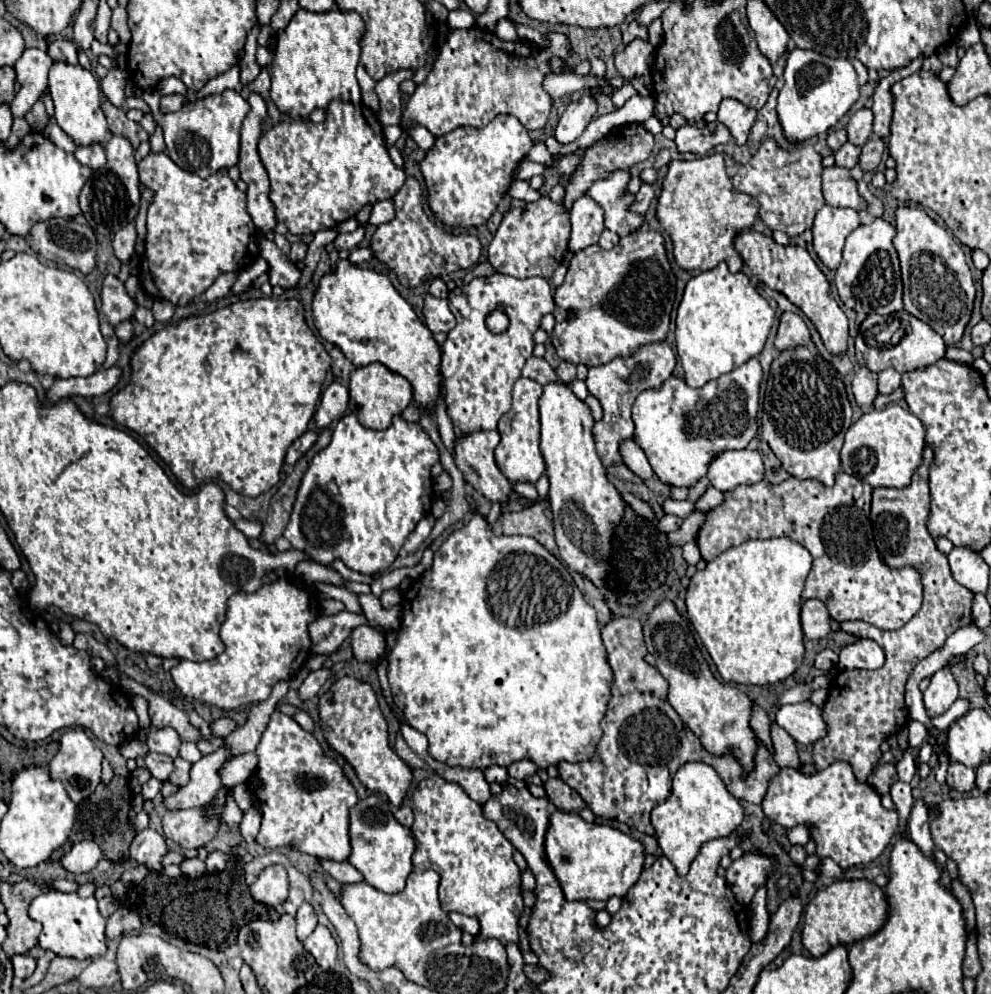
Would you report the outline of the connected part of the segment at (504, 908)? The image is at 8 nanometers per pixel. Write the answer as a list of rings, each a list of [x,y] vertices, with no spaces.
[[[436,774],[412,790],[412,802],[412,832],[420,842],[412,862],[418,870],[436,870],[440,874],[442,908],[476,916],[480,920],[480,936],[498,938],[502,944],[518,942],[518,920],[524,904],[520,896],[520,868],[512,860],[514,846],[482,814],[480,804],[458,784],[446,782]]]

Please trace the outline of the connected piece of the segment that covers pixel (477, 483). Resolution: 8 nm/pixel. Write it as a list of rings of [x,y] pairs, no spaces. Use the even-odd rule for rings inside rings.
[[[474,430],[470,434],[456,436],[454,442],[454,462],[458,470],[464,474],[464,480],[478,490],[482,496],[486,496],[492,502],[508,502],[510,498],[510,482],[508,478],[498,470],[494,462],[494,448],[500,444],[500,432],[498,430]]]

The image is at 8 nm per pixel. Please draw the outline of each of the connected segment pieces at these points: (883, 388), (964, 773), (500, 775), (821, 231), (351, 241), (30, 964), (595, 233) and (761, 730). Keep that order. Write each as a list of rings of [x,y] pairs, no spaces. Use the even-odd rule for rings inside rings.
[[[888,368],[878,374],[878,390],[880,394],[892,394],[894,390],[900,388],[900,372],[894,368]]]
[[[950,762],[948,764],[948,776],[946,776],[946,782],[950,788],[954,790],[960,790],[960,792],[970,792],[974,788],[974,768],[970,766],[964,766],[960,762]]]
[[[492,764],[492,766],[484,768],[482,772],[484,772],[484,778],[486,778],[490,784],[492,784],[492,782],[496,782],[496,784],[500,784],[500,786],[506,786],[506,784],[510,784],[508,770],[506,770],[506,768],[502,768],[502,766],[496,766],[496,764]]]
[[[822,206],[814,220],[814,252],[824,266],[836,270],[842,260],[844,240],[860,226],[860,216],[852,208]]]
[[[358,226],[358,228],[349,234],[339,233],[334,240],[335,248],[338,251],[352,250],[362,241],[365,235],[366,226]]]
[[[28,954],[12,956],[12,964],[14,964],[14,976],[28,978],[28,976],[32,976],[32,972],[36,968],[36,958],[28,956]]]
[[[582,196],[572,204],[570,222],[572,222],[572,234],[568,248],[572,252],[598,244],[598,238],[604,230],[604,220],[602,220],[602,208],[592,198]]]
[[[758,704],[752,706],[750,728],[754,730],[754,734],[756,734],[756,736],[768,746],[768,750],[772,752],[772,742],[770,742],[770,718],[768,718],[766,710],[762,710]]]

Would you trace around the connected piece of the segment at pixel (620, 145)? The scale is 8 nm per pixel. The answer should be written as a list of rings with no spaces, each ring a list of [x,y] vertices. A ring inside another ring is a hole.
[[[626,124],[626,126],[620,126],[620,130],[614,130],[610,132],[608,136],[604,136],[602,140],[598,140],[596,146],[588,148],[586,156],[584,156],[584,164],[582,168],[576,172],[576,176],[572,178],[572,184],[568,186],[566,190],[566,196],[564,196],[564,204],[566,208],[570,208],[570,204],[582,194],[588,190],[588,184],[592,184],[594,180],[598,178],[604,178],[608,172],[616,170],[616,168],[630,168],[642,160],[646,160],[652,152],[652,146],[654,146],[654,138],[648,130],[644,130],[642,126],[634,126],[634,124]]]

